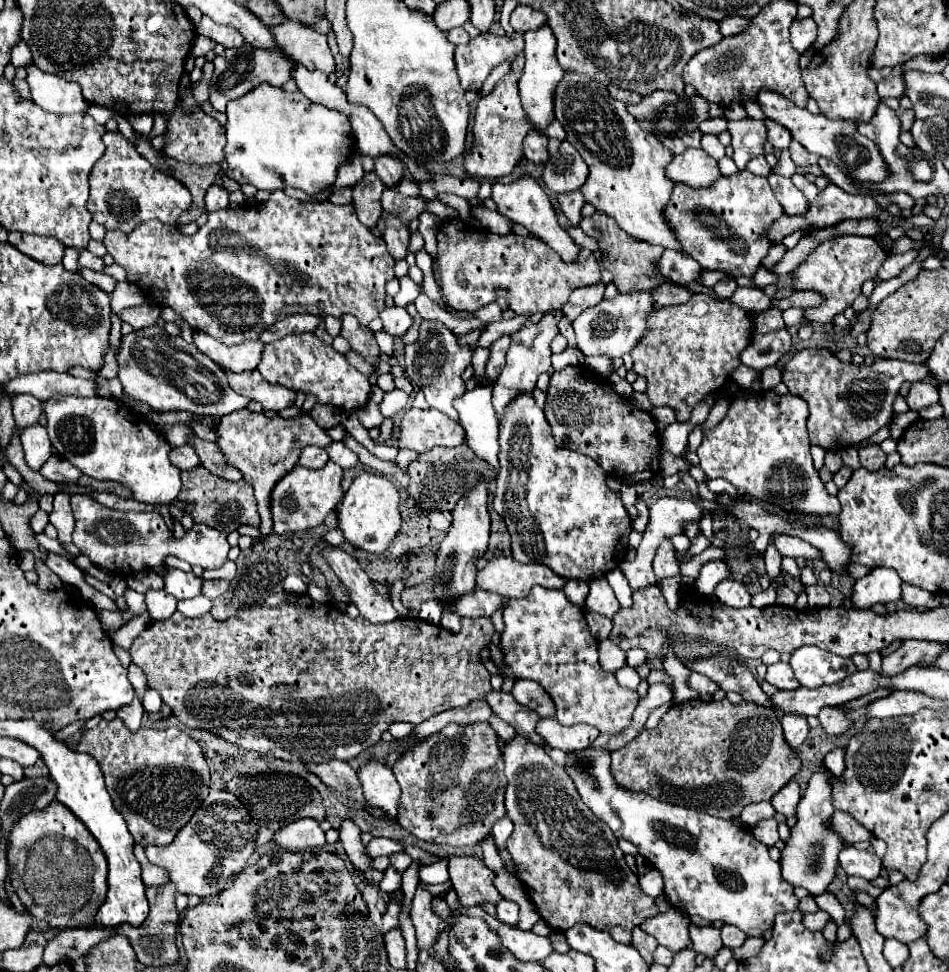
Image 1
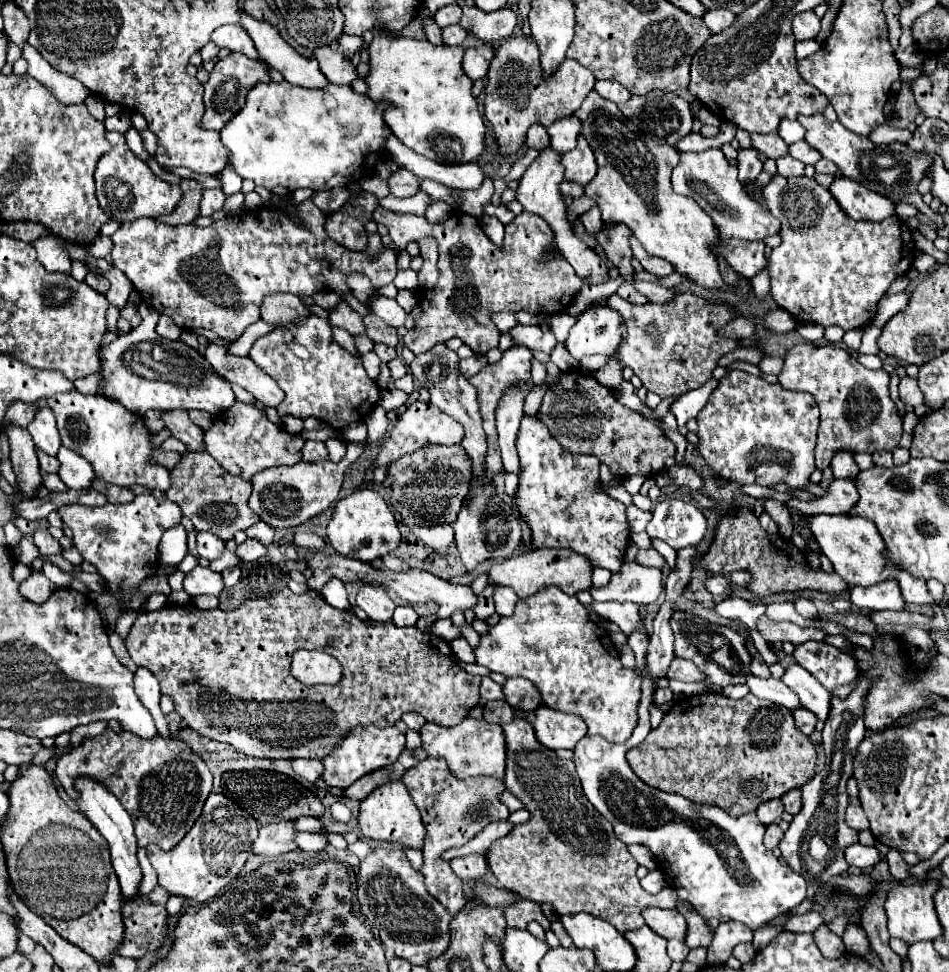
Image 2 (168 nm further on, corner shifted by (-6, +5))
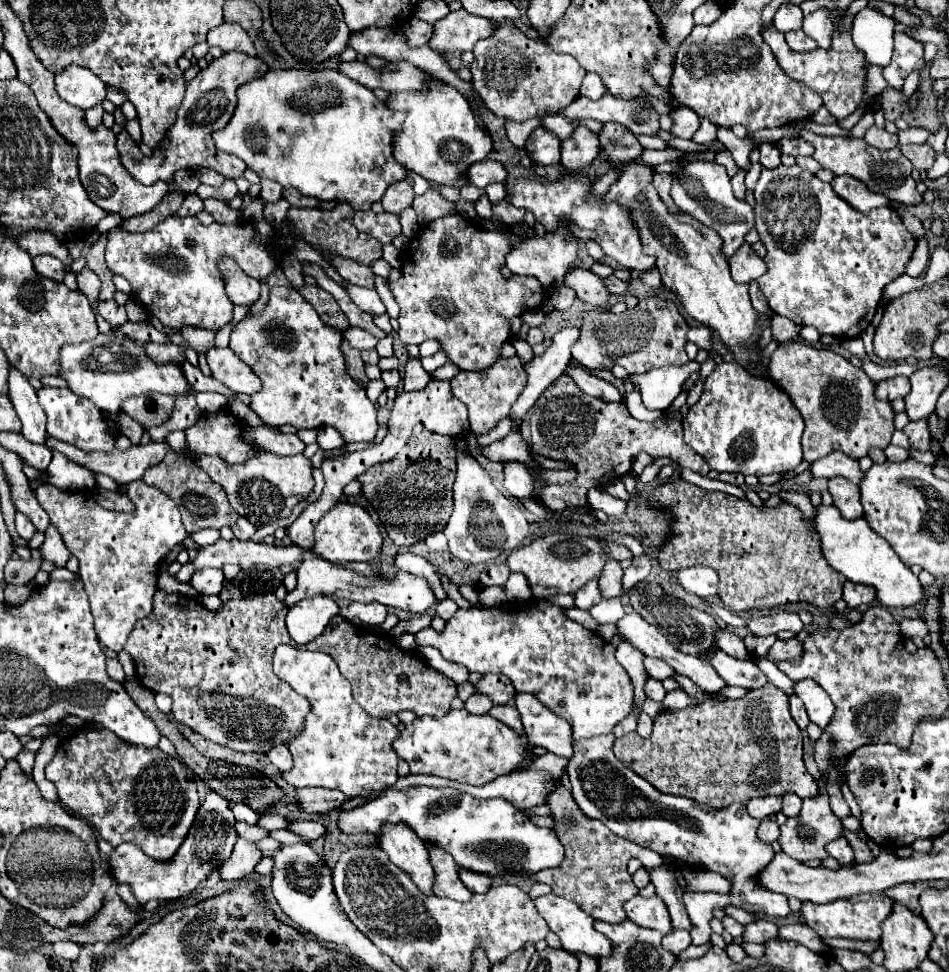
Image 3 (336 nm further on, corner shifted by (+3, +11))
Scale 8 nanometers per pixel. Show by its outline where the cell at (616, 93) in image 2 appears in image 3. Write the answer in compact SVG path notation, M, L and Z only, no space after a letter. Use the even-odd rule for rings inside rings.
M588 72L588 74L584 76L584 80L582 80L580 96L586 96L586 98L590 98L590 100L598 100L604 92L606 92L606 88L604 88L604 84L602 84L600 76L596 76L596 74Z

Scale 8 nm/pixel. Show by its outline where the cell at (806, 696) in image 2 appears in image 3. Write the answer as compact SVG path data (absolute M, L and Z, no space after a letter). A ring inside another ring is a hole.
M802 680L802 682L794 684L794 690L796 690L796 696L802 698L810 720L824 730L834 714L832 700L826 696L826 692L814 680Z

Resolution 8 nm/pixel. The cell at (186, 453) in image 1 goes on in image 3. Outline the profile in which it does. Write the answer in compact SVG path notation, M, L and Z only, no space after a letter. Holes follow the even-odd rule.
M48 438L48 442L46 442L46 446L50 448L50 450L54 450L54 452L62 452L68 460L72 460L72 462L76 462L76 464L80 464L80 466L84 466L84 468L88 468L88 470L92 470L92 472L100 472L100 474L106 474L106 476L110 476L114 482L118 482L120 486L128 486L130 482L134 482L134 480L140 480L142 476L144 476L144 472L148 470L148 468L152 468L152 466L156 466L164 456L166 456L166 452L170 450L168 448L168 444L164 444L164 442L148 442L146 446L132 446L132 448L128 448L128 450L112 450L112 452L84 452L84 450L80 450L80 448L72 448L70 444L64 444L64 442L60 442L60 440L56 440L56 438Z

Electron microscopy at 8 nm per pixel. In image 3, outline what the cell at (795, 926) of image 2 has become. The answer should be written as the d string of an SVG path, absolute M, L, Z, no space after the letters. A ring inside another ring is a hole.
M756 920L756 922L750 922L744 930L744 936L742 936L742 942L756 942L756 944L764 944L772 938L776 938L778 934L778 926L770 920Z

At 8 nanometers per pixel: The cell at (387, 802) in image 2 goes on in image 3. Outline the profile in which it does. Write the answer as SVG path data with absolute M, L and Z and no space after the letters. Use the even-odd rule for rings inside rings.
M384 824L384 834L380 836L380 848L390 856L392 864L396 864L402 872L412 876L412 882L424 892L432 896L434 872L428 860L426 846L416 838L416 834L404 824Z

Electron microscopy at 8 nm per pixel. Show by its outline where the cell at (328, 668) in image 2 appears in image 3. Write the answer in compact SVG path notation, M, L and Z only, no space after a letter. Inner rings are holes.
M282 644L274 652L274 674L280 680L284 680L292 690L306 696L310 702L310 712L308 712L308 718L304 718L304 726L302 726L300 734L294 736L288 744L292 758L294 758L294 766L292 766L292 770L282 772L282 776L290 786L294 786L294 788L304 788L304 786L330 788L330 790L340 790L346 798L366 798L370 794L380 794L396 784L398 760L396 760L396 754L390 744L400 732L386 718L374 718L356 704L356 700L352 698L348 680L340 674L332 656L328 656L324 652L308 652L302 648Z

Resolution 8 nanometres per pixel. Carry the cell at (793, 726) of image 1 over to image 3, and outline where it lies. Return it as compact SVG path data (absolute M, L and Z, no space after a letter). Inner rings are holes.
M792 694L792 696L790 696L790 712L792 712L794 722L796 722L796 724L800 726L800 730L804 732L804 730L806 730L806 726L810 724L810 720L808 720L808 714L806 714L806 708L804 708L802 700L800 700L796 694Z

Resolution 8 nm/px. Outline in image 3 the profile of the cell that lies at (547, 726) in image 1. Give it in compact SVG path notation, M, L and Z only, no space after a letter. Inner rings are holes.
M518 692L514 704L522 716L524 730L532 744L546 748L552 754L570 758L572 756L572 732L566 720L552 714L532 694Z

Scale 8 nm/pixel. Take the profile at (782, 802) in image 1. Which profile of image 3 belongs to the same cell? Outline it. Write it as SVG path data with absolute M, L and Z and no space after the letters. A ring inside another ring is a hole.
M784 794L782 800L784 800L784 808L782 808L782 812L784 812L786 816L798 816L798 814L800 814L800 808L802 808L802 800L800 800L800 796Z

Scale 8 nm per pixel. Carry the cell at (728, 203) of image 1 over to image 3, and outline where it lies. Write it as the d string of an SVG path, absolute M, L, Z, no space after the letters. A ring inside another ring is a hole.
M742 244L732 260L730 260L730 272L734 282L738 284L750 284L752 280L758 280L766 272L764 260L752 250L750 244Z

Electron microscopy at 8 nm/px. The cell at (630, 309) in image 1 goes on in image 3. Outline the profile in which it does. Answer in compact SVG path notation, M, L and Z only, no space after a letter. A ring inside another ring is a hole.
M562 328L556 332L552 346L542 356L532 358L524 364L528 374L528 384L520 398L514 402L510 410L510 420L514 422L514 430L520 428L524 414L536 404L540 394L560 376L570 364L570 346L576 342L580 330L578 328Z

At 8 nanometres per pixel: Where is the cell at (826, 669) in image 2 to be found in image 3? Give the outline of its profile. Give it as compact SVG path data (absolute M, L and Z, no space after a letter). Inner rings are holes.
M790 638L790 640L786 640L786 642L776 640L774 646L768 650L766 658L768 658L770 662L778 664L778 662L782 662L782 660L798 660L798 658L802 656L802 652L804 652L804 650L802 650L802 642L800 642L798 638Z

